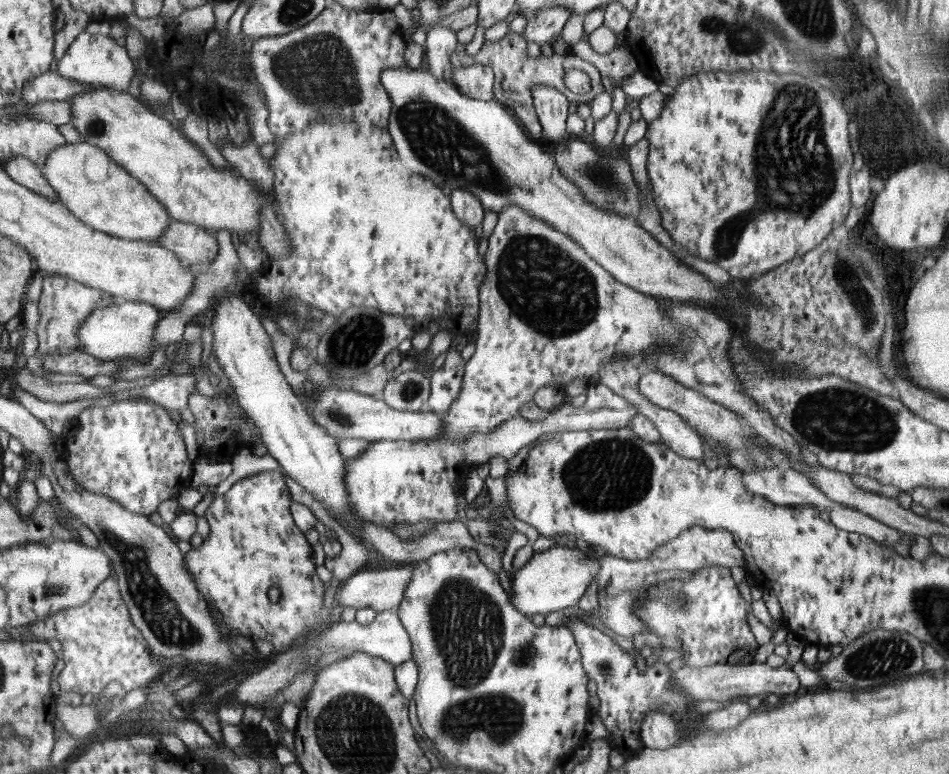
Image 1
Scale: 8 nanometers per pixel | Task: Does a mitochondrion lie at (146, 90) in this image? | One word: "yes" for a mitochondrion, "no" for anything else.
no

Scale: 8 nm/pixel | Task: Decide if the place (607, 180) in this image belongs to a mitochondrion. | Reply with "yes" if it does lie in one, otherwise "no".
yes

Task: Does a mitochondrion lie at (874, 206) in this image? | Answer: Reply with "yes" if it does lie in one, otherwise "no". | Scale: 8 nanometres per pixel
no

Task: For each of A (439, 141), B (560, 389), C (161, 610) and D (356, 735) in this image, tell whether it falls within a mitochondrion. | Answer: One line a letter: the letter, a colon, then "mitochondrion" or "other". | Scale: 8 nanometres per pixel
A: mitochondrion
B: other
C: mitochondrion
D: mitochondrion

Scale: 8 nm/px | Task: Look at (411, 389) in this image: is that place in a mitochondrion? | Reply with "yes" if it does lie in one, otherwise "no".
yes

